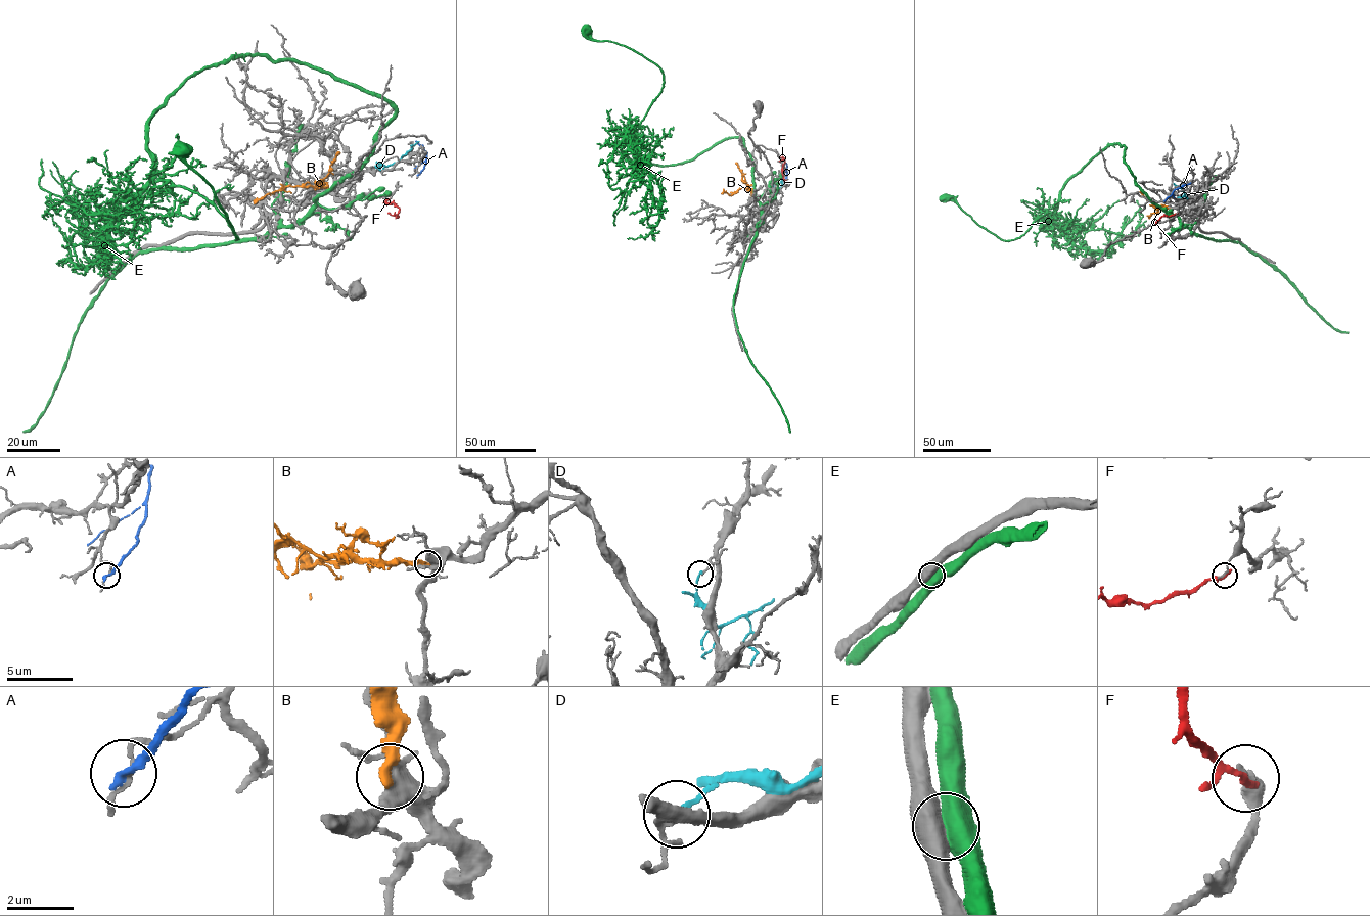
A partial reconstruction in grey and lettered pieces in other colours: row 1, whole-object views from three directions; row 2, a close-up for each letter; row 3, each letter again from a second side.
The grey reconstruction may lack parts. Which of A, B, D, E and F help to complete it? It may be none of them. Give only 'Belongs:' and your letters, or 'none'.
Belongs: none

